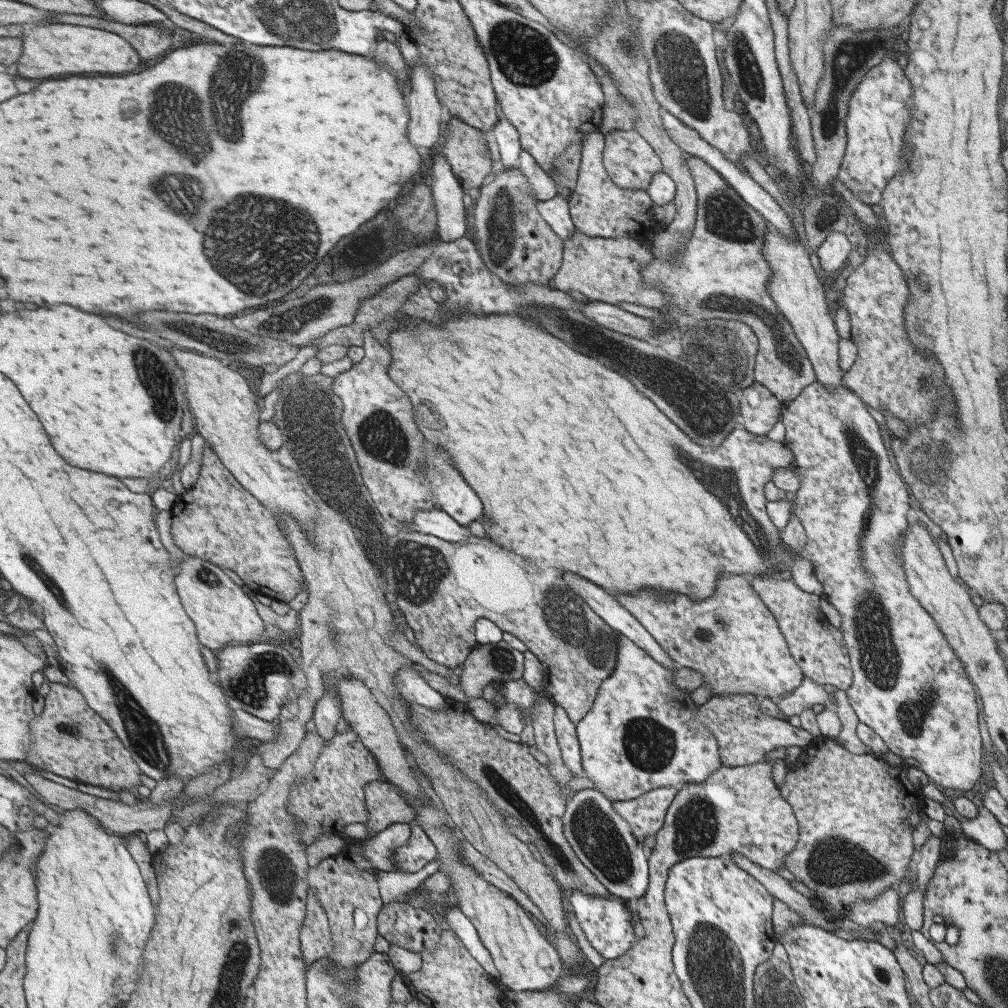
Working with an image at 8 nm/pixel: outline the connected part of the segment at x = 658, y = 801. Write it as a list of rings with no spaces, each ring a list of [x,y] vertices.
[[[661,786],[637,798],[613,801],[613,807],[625,820],[637,842],[641,843],[646,836],[655,835],[662,829],[676,791],[673,786]]]

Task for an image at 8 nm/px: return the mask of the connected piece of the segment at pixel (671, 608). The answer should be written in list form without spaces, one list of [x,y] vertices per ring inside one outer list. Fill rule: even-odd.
[[[724,574],[716,583],[715,588],[715,593],[703,600],[697,600],[697,602],[693,602],[693,600],[691,598],[687,598],[685,594],[665,594],[665,592],[647,592],[647,590],[641,590],[641,592],[637,592],[637,594],[633,594],[633,596],[625,596],[625,594],[621,594],[621,596],[613,596],[613,598],[624,610],[627,610],[659,643],[659,646],[661,646],[661,648],[666,651],[672,659],[674,659],[677,667],[691,668],[691,670],[695,670],[695,672],[703,674],[703,677],[700,678],[702,681],[702,685],[700,686],[707,688],[711,695],[727,697],[733,694],[751,694],[758,696],[758,698],[768,697],[770,699],[778,699],[785,694],[791,693],[802,682],[803,672],[800,670],[799,664],[792,658],[783,632],[778,628],[771,612],[767,610],[764,603],[759,599],[759,596],[752,590],[752,587],[748,583],[748,579],[743,578],[740,575]]]

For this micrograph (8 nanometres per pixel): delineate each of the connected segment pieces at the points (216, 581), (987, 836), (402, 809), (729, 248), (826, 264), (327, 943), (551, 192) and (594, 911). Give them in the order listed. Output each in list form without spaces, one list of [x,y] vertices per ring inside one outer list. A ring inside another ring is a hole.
[[[184,558],[180,562],[181,571],[176,577],[183,606],[188,616],[196,623],[201,643],[213,652],[229,644],[250,644],[266,641],[265,622],[261,620],[255,602],[243,592],[242,586],[235,584],[221,567],[204,559]]]
[[[983,805],[977,807],[977,815],[973,818],[963,818],[957,815],[957,819],[959,819],[961,834],[968,836],[984,848],[996,853],[1001,847],[1007,845],[1002,826]]]
[[[379,780],[368,782],[364,786],[364,802],[367,804],[368,809],[368,821],[364,823],[367,831],[367,839],[377,835],[379,831],[384,830],[391,824],[407,823],[414,821],[415,809],[413,805],[401,795],[399,787],[387,782],[387,780]]]
[[[688,154],[688,167],[692,172],[696,184],[698,199],[695,228],[692,230],[691,236],[689,237],[687,244],[685,244],[685,248],[679,250],[679,254],[675,256],[674,260],[660,262],[654,257],[651,262],[647,262],[640,270],[644,282],[647,283],[647,285],[657,285],[657,287],[667,295],[667,298],[669,298],[667,308],[657,310],[663,317],[650,319],[651,323],[653,323],[653,327],[657,327],[657,333],[672,331],[671,323],[678,323],[680,328],[683,329],[680,333],[674,334],[671,340],[659,344],[663,349],[663,352],[669,354],[669,370],[667,370],[669,386],[671,386],[671,356],[675,356],[675,358],[681,358],[685,361],[690,360],[693,365],[698,366],[705,379],[723,386],[729,392],[733,392],[738,402],[742,397],[741,389],[749,386],[753,381],[759,382],[759,384],[765,386],[765,388],[767,388],[780,403],[783,404],[787,401],[792,401],[797,394],[803,392],[805,386],[811,385],[817,378],[812,362],[808,359],[804,347],[801,346],[800,341],[796,338],[791,324],[788,322],[788,319],[780,313],[780,310],[776,307],[776,303],[772,301],[772,297],[768,294],[767,284],[769,278],[772,278],[772,267],[769,266],[768,261],[764,258],[763,246],[764,237],[769,230],[769,224],[761,214],[758,214],[752,207],[749,207],[748,204],[744,202],[744,199],[742,199],[740,195],[725,182],[725,179],[721,177],[716,170],[713,170],[713,167],[709,165],[709,163],[706,163],[704,159]]]
[[[832,231],[814,250],[824,272],[829,273],[842,269],[850,250],[849,242],[841,232]]]
[[[307,888],[307,914],[303,927],[299,928],[299,940],[303,942],[305,962],[309,965],[333,953],[329,918],[319,904],[314,888]]]
[[[522,150],[519,153],[515,167],[528,179],[529,186],[532,187],[537,199],[543,202],[556,196],[555,180],[534,161],[528,152]]]
[[[575,890],[567,895],[567,907],[573,912],[585,940],[603,959],[613,959],[622,956],[633,940],[633,930],[629,922],[629,914],[621,904],[621,898],[610,895],[607,898],[597,897],[595,894],[581,894]]]

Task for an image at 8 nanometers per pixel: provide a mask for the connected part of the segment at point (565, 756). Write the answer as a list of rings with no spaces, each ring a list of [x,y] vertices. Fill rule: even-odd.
[[[555,705],[553,709],[553,730],[563,764],[569,768],[573,776],[582,777],[583,768],[581,768],[581,752],[579,752],[580,744],[576,736],[576,727],[559,705]]]

